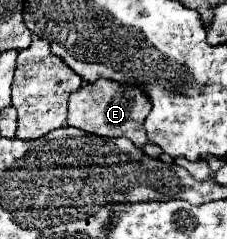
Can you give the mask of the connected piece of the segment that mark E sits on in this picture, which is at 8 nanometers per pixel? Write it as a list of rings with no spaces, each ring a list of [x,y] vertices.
[[[97,79],[95,83],[85,85],[75,93],[71,93],[67,125],[101,137],[127,137],[137,147],[143,147],[149,143],[143,129],[143,121],[149,115],[149,111],[151,111],[151,103],[147,95],[141,93],[139,89],[133,89],[131,85],[113,83],[109,79]]]

